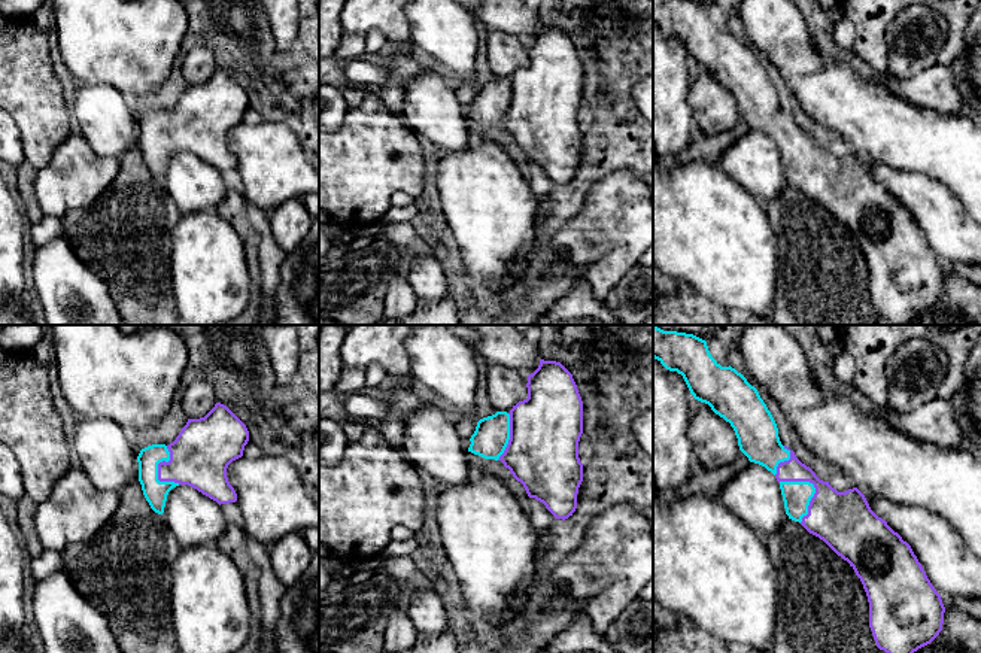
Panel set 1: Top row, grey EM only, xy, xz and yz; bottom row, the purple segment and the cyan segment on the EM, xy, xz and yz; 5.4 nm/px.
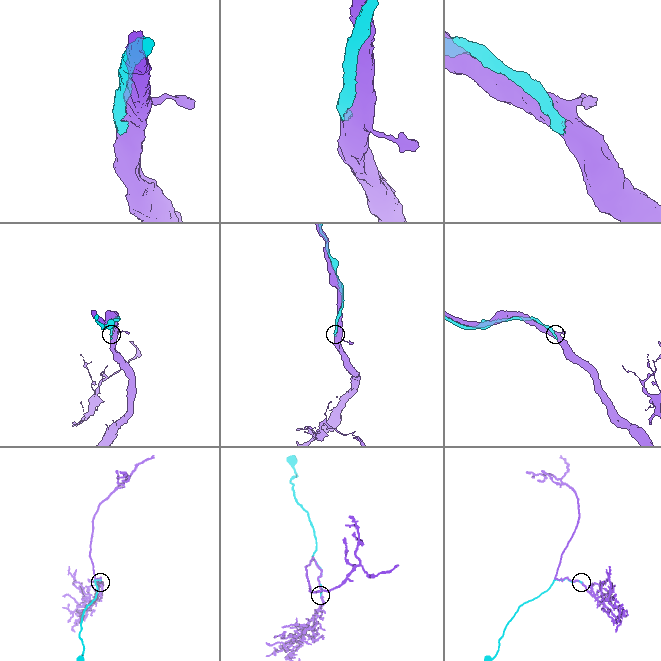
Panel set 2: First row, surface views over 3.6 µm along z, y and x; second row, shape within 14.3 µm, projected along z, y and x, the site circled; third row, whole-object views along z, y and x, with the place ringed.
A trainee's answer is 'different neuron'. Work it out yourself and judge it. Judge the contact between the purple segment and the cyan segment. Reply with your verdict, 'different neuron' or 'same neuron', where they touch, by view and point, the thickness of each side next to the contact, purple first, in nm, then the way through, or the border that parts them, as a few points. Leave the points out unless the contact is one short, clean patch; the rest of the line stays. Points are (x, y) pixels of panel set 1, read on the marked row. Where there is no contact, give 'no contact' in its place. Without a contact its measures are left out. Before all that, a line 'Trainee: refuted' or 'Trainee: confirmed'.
Trainee: refuted
same neuron; contact yz (814, 486); calibres 320 and 160 nm

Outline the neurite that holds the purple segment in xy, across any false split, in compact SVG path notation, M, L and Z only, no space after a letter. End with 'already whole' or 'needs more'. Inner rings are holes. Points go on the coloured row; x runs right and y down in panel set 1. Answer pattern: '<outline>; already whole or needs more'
M224 404L200 419L188 419L168 446L140 450L139 482L151 508L163 514L168 492L188 485L221 504L237 501L227 477L228 465L243 456L249 441L246 425Z; needs more

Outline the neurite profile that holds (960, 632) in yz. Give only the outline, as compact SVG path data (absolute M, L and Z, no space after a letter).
M945 608L942 631L914 653L981 653L981 620L959 608Z

